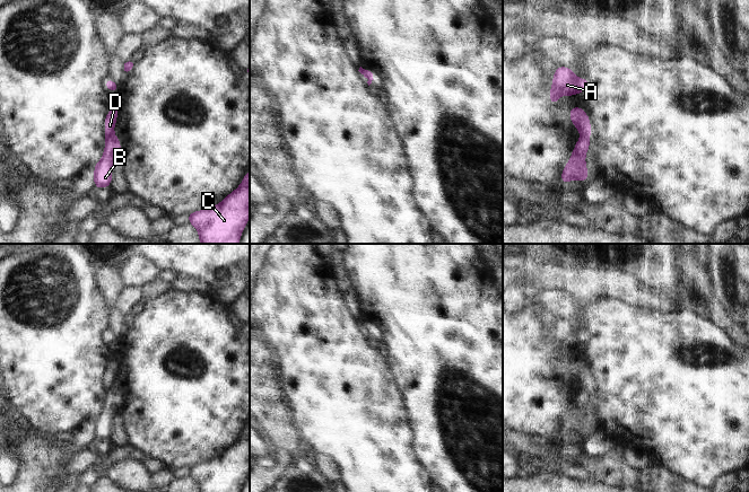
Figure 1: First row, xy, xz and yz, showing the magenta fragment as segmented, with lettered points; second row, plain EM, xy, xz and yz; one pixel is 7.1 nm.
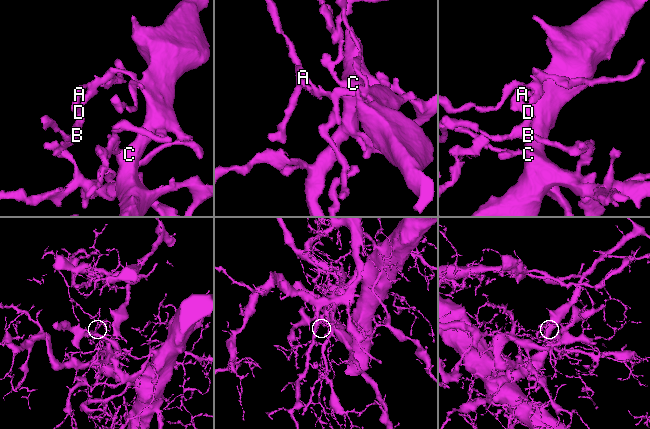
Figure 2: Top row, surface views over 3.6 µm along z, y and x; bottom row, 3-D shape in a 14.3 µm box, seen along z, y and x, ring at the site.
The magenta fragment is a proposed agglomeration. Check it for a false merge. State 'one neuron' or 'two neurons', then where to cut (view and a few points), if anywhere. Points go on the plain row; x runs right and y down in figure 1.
two neurons; cut xy (113, 387), (106, 391)

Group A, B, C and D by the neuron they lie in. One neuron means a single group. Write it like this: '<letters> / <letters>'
A C D / B

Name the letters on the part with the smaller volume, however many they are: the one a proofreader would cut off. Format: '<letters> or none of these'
B

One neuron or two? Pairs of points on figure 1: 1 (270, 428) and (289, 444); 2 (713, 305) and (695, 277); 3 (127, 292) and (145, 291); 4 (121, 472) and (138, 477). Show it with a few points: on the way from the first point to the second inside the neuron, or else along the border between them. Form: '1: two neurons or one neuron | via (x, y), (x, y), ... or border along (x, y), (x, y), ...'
1: one neuron | via (275, 429), (285, 439)
2: one neuron | via (706, 298), (695, 287), (695, 283)
3: two neurons | border along (139, 289), (142, 299)
4: one neuron | via (125, 473), (133, 477)

